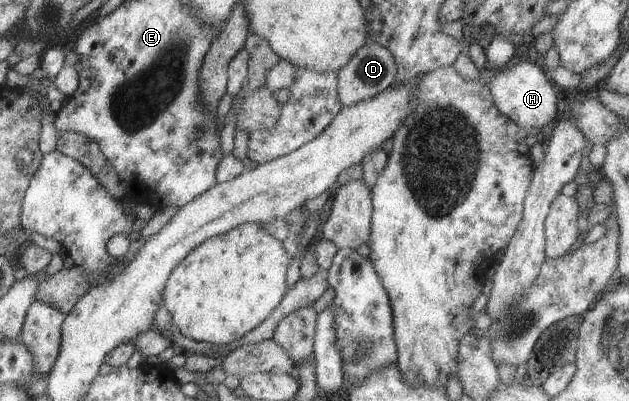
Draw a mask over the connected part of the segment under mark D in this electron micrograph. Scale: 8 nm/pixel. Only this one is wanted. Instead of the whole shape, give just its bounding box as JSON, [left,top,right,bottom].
[336,40,397,106]

